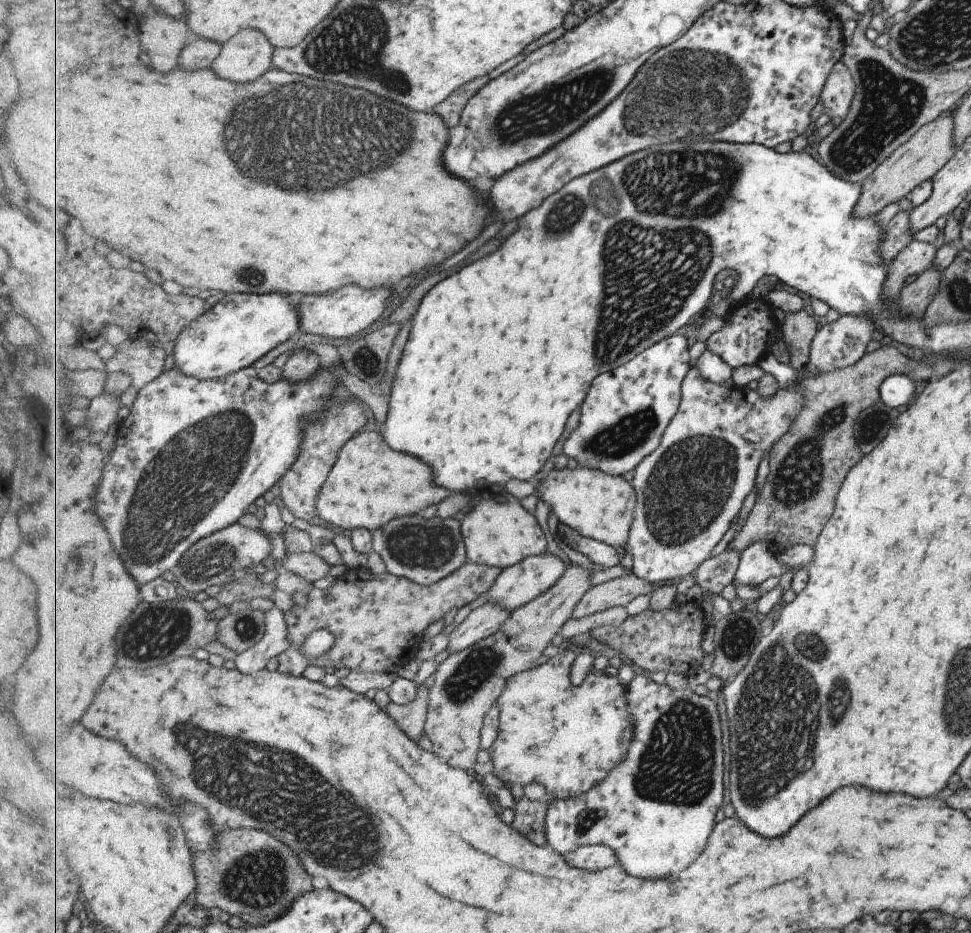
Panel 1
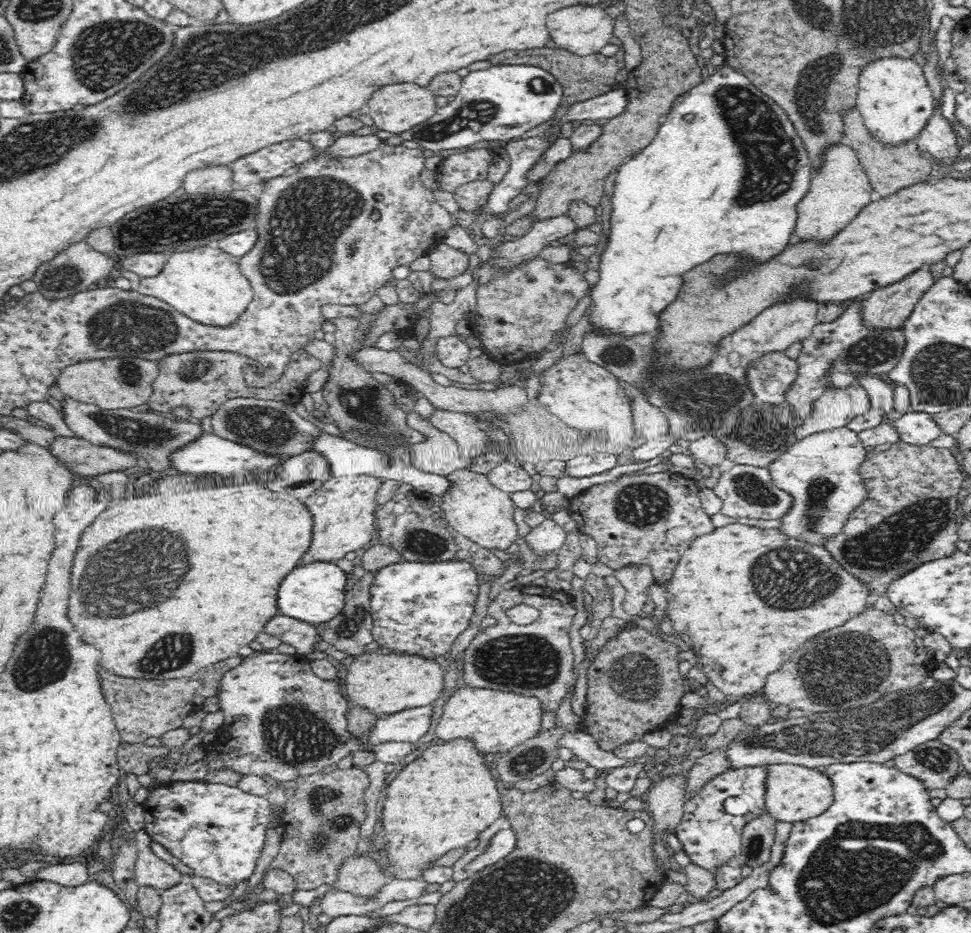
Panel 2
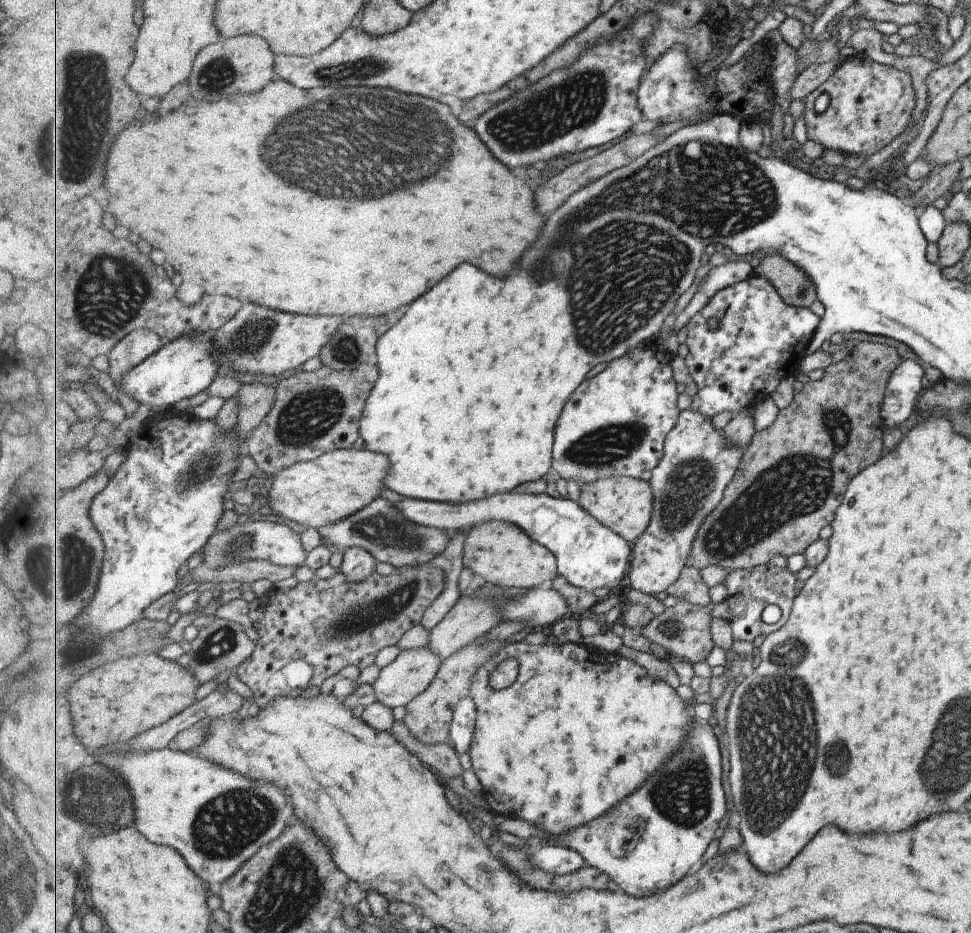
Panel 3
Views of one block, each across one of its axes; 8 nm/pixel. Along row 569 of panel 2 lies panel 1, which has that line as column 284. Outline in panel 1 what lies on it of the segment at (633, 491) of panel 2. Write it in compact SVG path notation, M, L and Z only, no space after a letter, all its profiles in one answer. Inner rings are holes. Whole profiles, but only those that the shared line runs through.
M467 563L461 570L447 576L445 580L425 586L413 582L408 578L399 578L391 573L380 573L374 578L368 575L366 569L349 571L346 575L338 577L333 586L328 590L313 589L309 595L309 602L305 606L294 605L285 611L285 618L289 622L290 647L279 657L277 670L283 674L301 676L309 666L320 666L324 663L326 668L348 668L357 672L397 672L403 664L411 662L411 657L419 652L423 631L435 620L443 620L448 610L459 610L471 600L475 600L483 594L487 594L497 582L497 578L503 574L505 568L487 566L487 564ZM315 630L329 630L335 636L333 648L327 652L325 659L309 658L301 654L301 644L311 636Z

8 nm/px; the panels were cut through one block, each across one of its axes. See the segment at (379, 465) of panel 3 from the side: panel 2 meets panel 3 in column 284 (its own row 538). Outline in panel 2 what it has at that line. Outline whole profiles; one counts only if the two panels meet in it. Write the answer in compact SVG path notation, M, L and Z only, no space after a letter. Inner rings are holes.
M466 468L457 469L444 477L450 483L442 494L440 504L446 520L460 534L503 556L504 550L519 537L514 522L516 505L511 499L511 493L494 485L487 474Z

